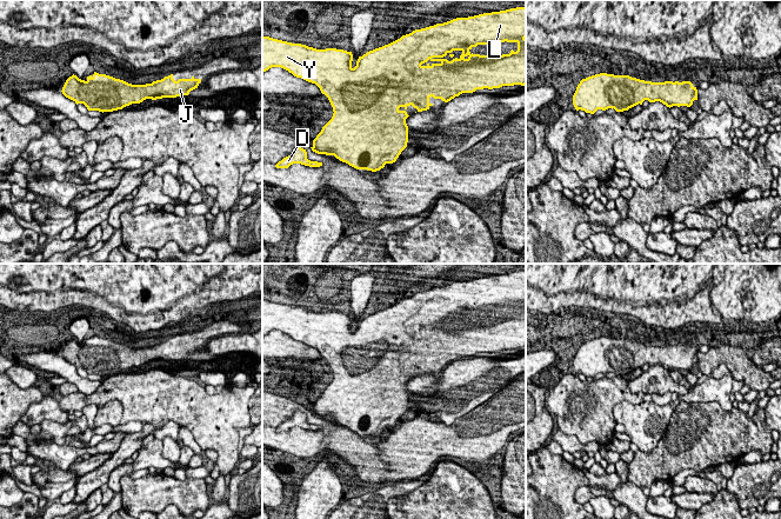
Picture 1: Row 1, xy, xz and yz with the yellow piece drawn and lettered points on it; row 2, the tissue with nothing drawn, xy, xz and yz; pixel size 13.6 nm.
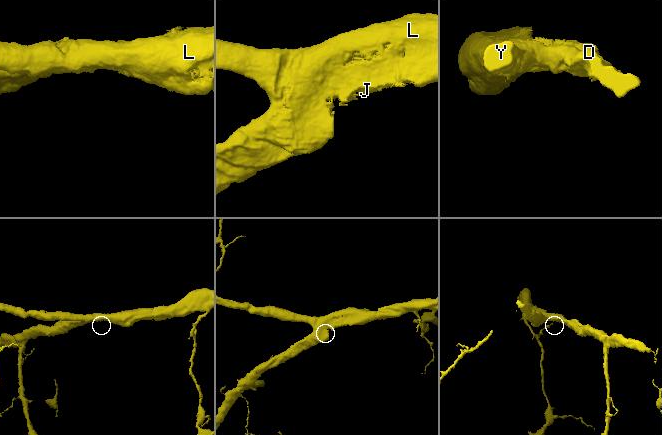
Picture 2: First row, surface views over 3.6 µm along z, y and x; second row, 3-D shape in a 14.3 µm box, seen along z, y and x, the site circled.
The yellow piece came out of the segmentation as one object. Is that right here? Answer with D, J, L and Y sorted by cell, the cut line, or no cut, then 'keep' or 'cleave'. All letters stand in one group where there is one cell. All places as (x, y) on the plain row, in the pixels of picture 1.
groups D J L Y; cut none; keep

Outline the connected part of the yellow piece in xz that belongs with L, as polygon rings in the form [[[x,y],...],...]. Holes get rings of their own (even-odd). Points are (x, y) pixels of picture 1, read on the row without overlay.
[[[526,271],[456,281],[443,287],[415,293],[388,308],[359,320],[354,332],[352,325],[352,315],[336,312],[316,313],[262,299],[262,337],[272,331],[281,331],[296,341],[315,347],[333,371],[333,380],[313,404],[312,414],[318,418],[334,419],[356,433],[376,435],[386,427],[395,426],[407,411],[406,382],[409,379],[406,373],[408,370],[412,368],[418,373],[416,375],[422,375],[433,370],[429,366],[430,360],[448,366],[462,357],[473,357],[476,353],[526,348]],[[505,305],[516,306],[518,314],[512,313],[509,318],[495,320],[469,315],[478,308]]]

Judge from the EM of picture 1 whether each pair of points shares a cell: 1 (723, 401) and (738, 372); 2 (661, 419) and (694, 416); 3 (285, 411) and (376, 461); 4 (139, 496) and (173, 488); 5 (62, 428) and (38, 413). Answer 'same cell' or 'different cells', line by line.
1: different cells
2: different cells
3: same cell
4: same cell
5: different cells

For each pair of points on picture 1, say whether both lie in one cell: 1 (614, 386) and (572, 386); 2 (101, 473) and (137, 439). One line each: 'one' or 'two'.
1: one
2: one

